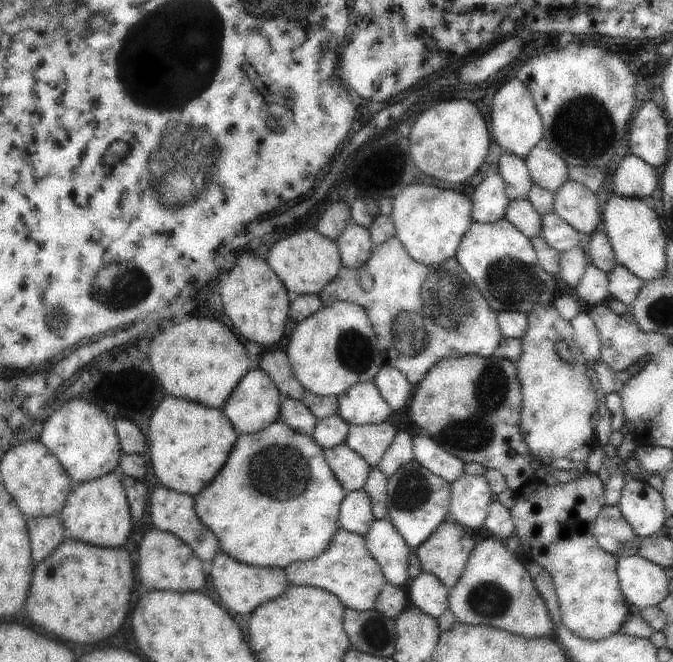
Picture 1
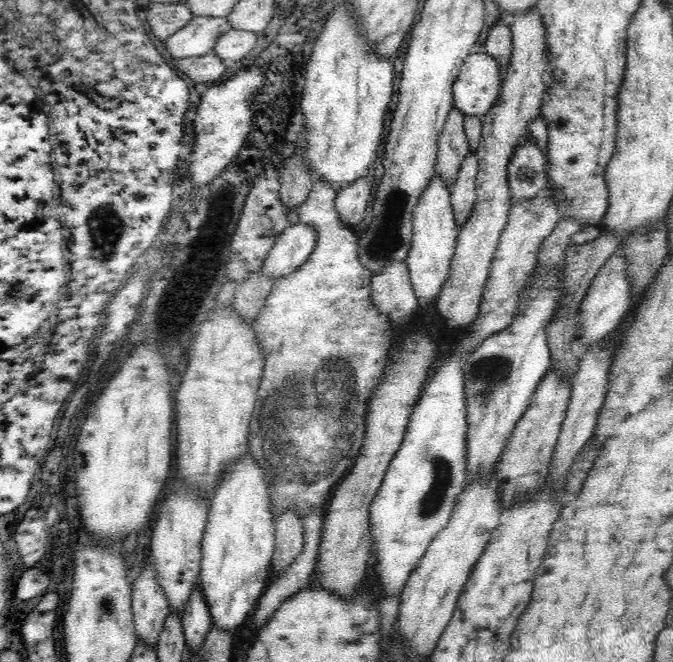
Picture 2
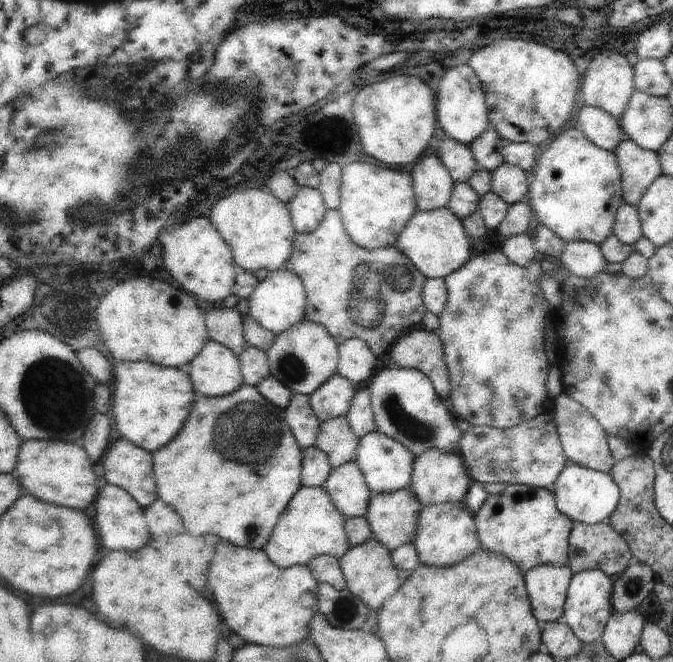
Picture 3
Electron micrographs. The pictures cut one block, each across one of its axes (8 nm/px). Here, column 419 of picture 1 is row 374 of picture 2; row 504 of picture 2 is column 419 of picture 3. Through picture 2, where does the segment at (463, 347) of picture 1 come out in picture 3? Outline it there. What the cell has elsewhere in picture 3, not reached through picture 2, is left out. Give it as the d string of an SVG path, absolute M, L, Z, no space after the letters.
M328 209L316 231L296 234L293 254L284 268L297 273L304 282L308 300L308 320L325 325L339 343L344 343L348 339L363 340L374 356L386 356L386 352L391 352L390 347L402 335L420 326L422 315L428 310L422 296L427 278L412 261L395 246L367 249L354 244L345 231L343 218L338 209Z

